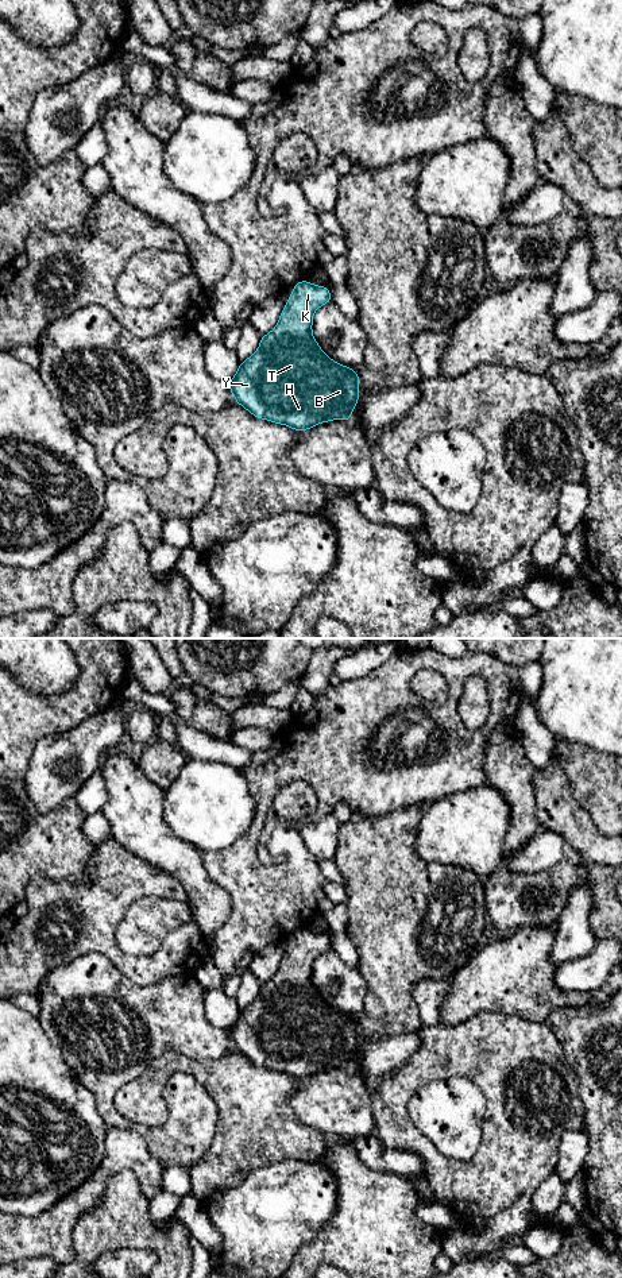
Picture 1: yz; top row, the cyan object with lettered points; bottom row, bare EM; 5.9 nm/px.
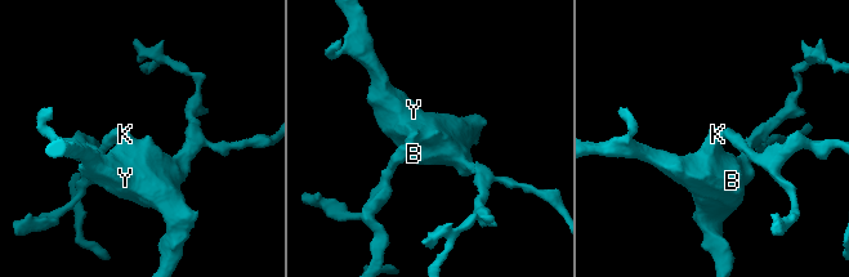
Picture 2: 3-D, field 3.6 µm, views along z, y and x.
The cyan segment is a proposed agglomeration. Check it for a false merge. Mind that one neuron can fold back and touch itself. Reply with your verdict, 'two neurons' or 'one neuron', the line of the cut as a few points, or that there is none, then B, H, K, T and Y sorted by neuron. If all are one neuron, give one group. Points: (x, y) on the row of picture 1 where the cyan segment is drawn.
one neuron; cut none; groups B H K T Y

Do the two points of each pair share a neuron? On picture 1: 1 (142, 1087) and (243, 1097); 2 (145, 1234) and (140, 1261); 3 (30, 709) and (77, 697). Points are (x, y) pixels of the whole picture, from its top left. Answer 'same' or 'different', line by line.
1: same
2: different
3: same

